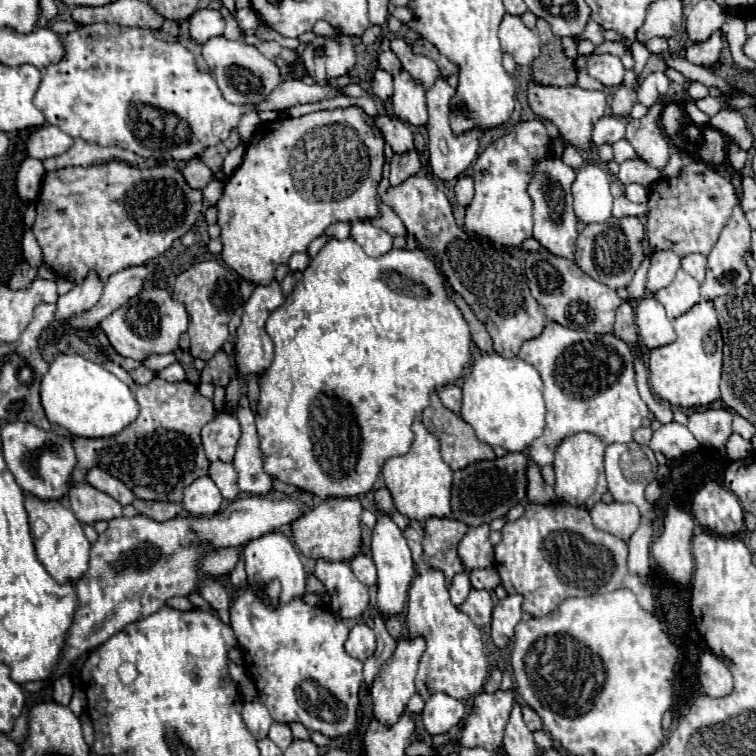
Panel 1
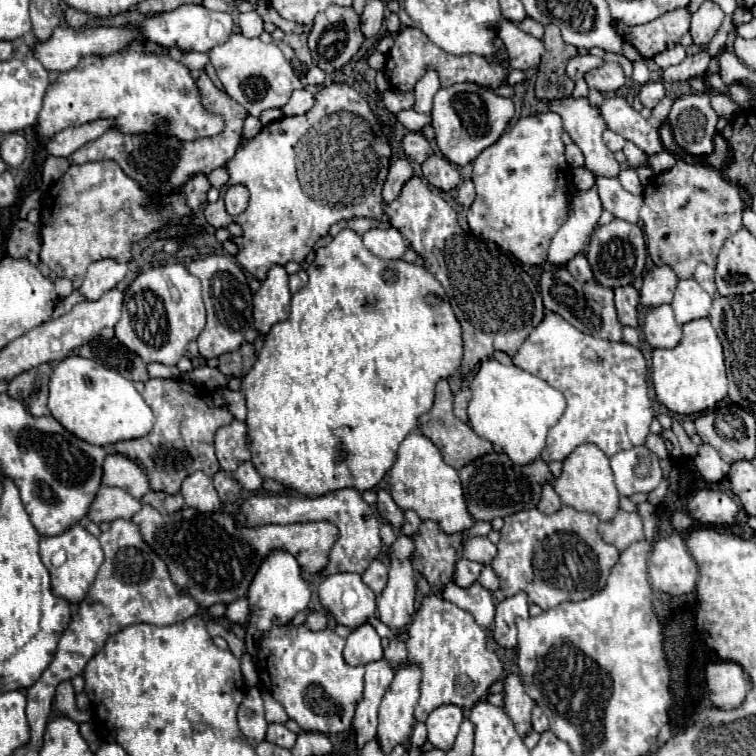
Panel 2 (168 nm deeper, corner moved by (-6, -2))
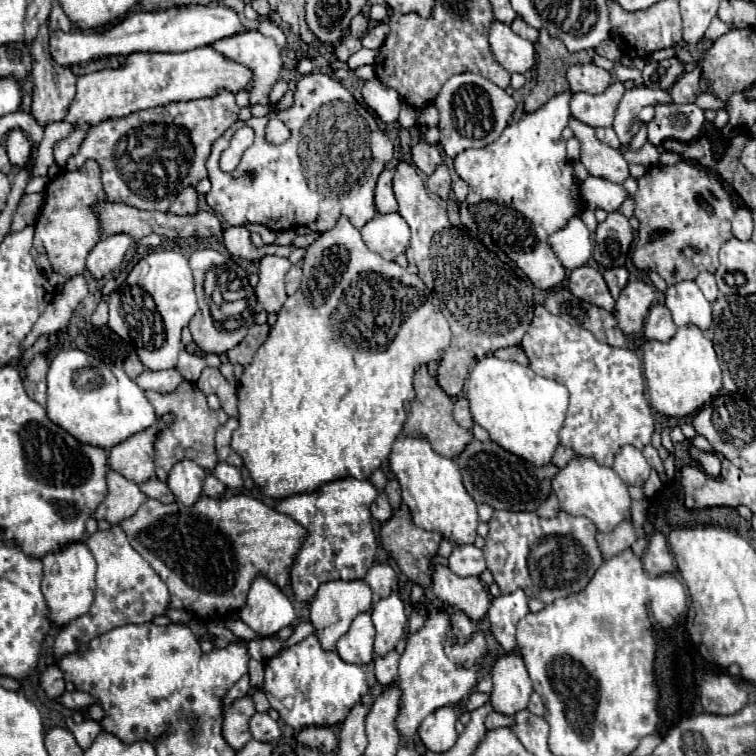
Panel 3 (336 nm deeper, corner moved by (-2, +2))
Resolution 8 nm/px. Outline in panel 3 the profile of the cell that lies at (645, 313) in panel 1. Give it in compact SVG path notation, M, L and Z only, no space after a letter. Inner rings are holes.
M664 304L650 306L650 312L644 320L644 336L648 340L668 342L676 334L676 324L672 322L672 314Z

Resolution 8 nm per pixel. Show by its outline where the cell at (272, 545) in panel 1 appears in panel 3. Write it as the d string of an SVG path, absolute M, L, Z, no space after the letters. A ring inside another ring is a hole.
M258 574L248 592L246 606L238 612L240 620L260 636L274 636L296 618L292 600L282 588Z

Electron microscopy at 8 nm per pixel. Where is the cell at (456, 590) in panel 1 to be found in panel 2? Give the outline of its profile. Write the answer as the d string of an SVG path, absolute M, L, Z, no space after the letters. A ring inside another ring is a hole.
M458 558L456 568L454 568L454 582L462 588L470 586L472 582L476 582L476 578L480 576L482 564L480 562L472 562L468 558Z

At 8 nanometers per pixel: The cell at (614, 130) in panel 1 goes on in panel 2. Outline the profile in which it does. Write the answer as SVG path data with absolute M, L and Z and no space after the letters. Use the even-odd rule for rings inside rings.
M604 130L604 142L606 142L606 146L608 146L612 152L618 152L618 150L622 150L622 146L624 146L626 140L624 140L620 134L612 132L612 130Z

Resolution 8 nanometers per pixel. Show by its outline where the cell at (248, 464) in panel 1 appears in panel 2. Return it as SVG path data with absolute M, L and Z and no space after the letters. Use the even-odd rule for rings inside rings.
M244 462L242 466L238 466L238 470L234 472L234 478L244 490L256 492L256 490L262 488L262 476L256 472L252 462Z

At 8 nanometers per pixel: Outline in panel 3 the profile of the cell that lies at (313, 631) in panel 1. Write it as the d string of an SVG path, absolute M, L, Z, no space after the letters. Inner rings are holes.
M316 634L280 650L264 664L264 670L264 694L270 700L270 706L296 730L306 726L342 724L350 708L368 690L364 670L356 664L344 662L334 650L324 650Z

